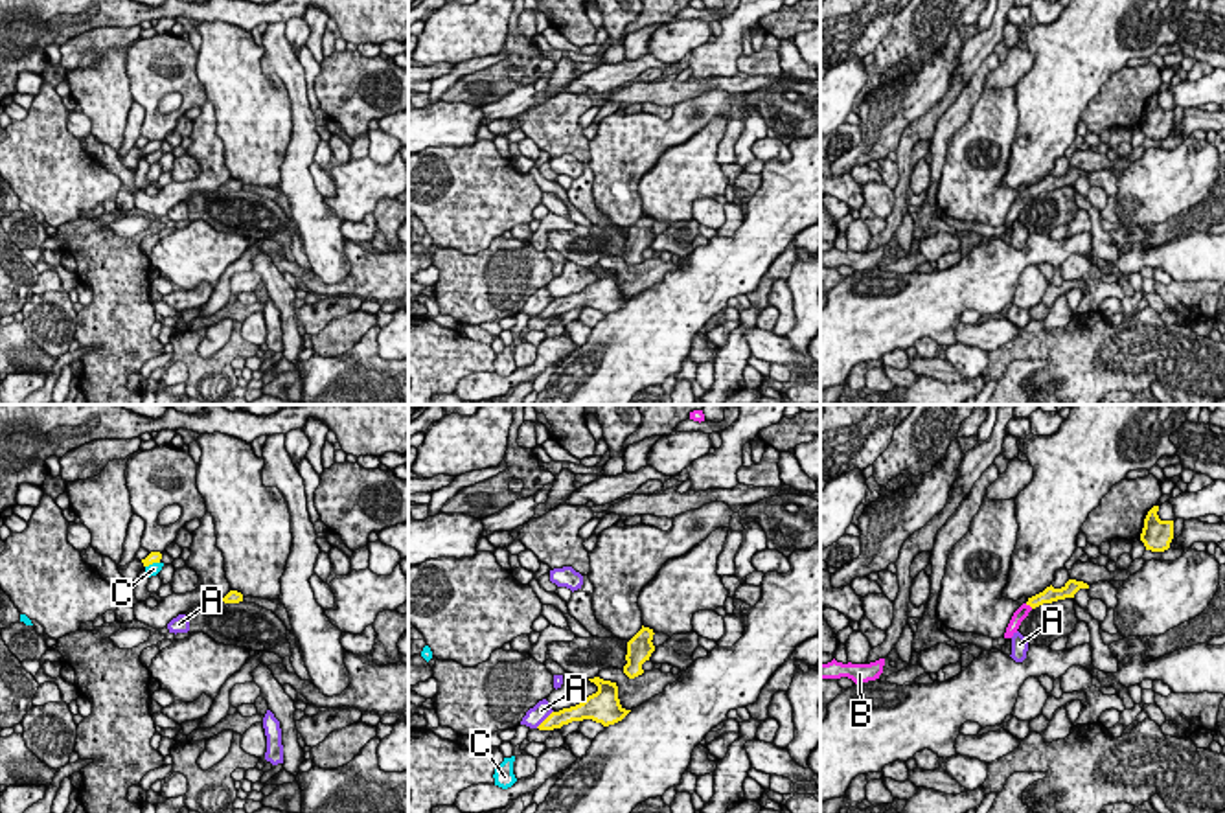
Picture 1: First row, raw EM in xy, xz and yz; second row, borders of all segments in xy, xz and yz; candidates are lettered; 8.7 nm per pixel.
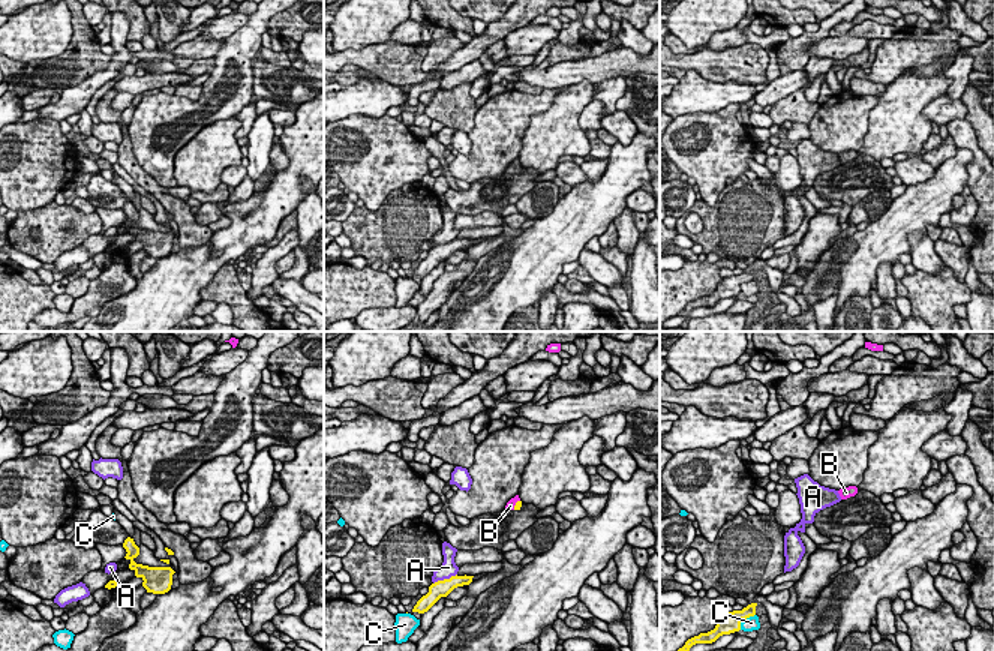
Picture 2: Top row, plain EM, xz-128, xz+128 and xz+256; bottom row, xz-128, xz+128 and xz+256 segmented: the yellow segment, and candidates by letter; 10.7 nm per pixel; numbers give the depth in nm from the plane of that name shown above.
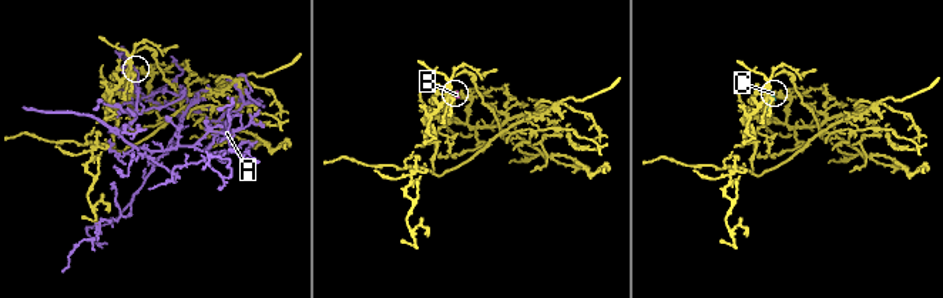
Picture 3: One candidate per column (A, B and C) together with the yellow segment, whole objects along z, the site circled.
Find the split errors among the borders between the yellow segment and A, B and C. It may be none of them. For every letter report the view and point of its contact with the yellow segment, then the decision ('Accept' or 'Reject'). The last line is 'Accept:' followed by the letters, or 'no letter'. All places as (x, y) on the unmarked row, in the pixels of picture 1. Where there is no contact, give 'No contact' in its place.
A: Touches yellow at xz (545, 308). Reject
B: Touches yellow at yz (1029, 192). Accept
C: Touches yellow at xy (151, 151). Reject
Accept: B

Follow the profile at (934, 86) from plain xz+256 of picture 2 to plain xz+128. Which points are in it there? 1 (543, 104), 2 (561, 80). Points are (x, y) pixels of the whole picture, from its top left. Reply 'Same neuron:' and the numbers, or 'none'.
Same neuron: none

